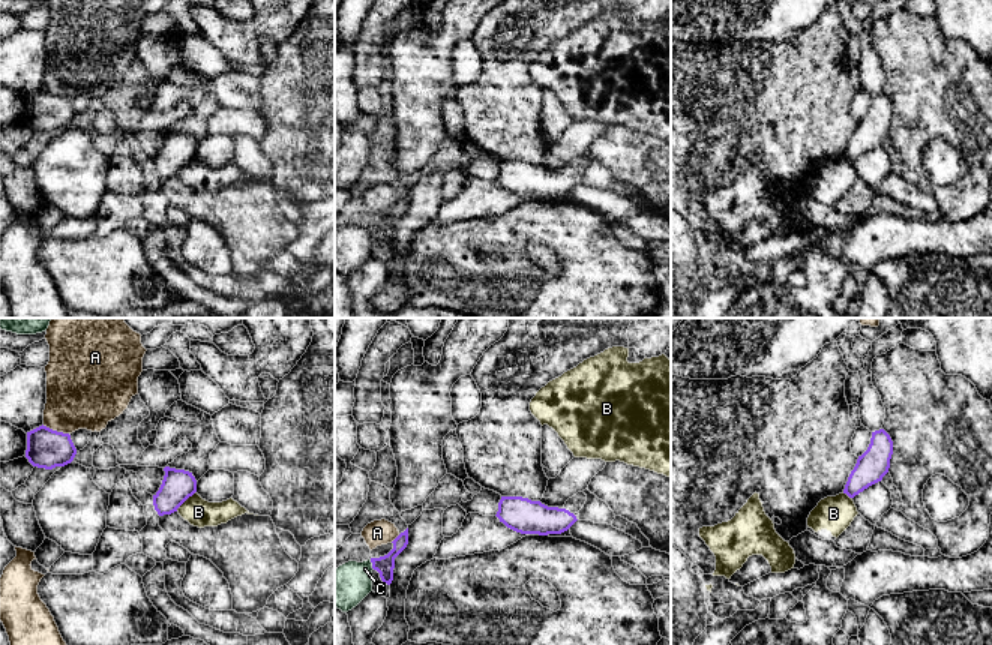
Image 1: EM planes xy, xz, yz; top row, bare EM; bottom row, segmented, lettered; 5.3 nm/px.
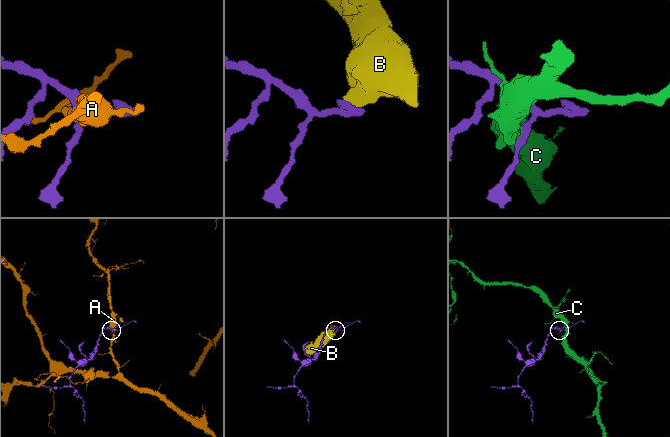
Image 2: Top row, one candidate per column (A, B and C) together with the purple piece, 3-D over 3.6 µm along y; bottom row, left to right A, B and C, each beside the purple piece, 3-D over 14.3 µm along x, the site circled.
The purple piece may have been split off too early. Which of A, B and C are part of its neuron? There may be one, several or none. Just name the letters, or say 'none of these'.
none of these

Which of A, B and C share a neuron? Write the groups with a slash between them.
A / B / C

